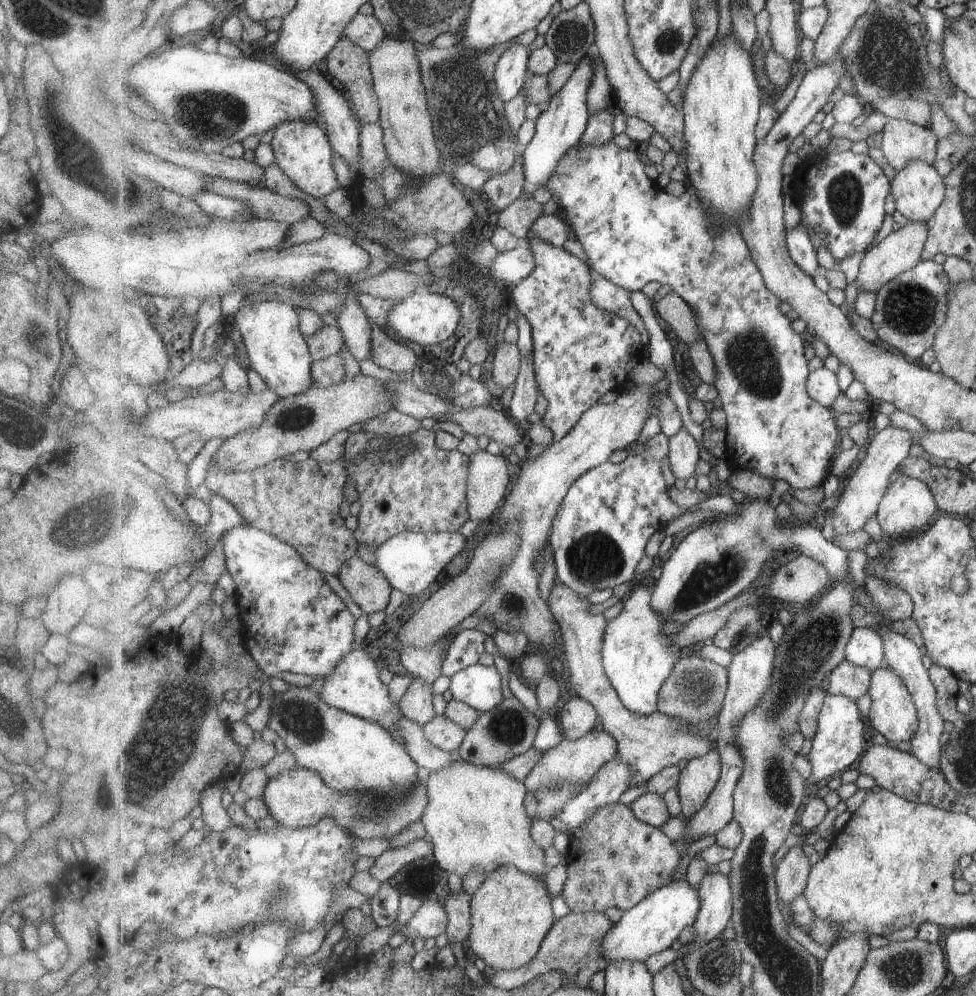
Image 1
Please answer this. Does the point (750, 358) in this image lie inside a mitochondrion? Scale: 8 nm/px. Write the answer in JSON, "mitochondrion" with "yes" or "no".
{"mitochondrion":"yes"}

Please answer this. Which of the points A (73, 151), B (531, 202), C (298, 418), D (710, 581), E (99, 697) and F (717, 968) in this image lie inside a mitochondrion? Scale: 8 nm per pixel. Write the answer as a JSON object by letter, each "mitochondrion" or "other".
{"A":"mitochondrion","B":"other","C":"mitochondrion","D":"mitochondrion","E":"other","F":"mitochondrion"}

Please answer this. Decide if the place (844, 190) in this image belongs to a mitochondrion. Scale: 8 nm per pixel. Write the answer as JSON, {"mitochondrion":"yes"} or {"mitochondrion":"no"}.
{"mitochondrion":"yes"}

